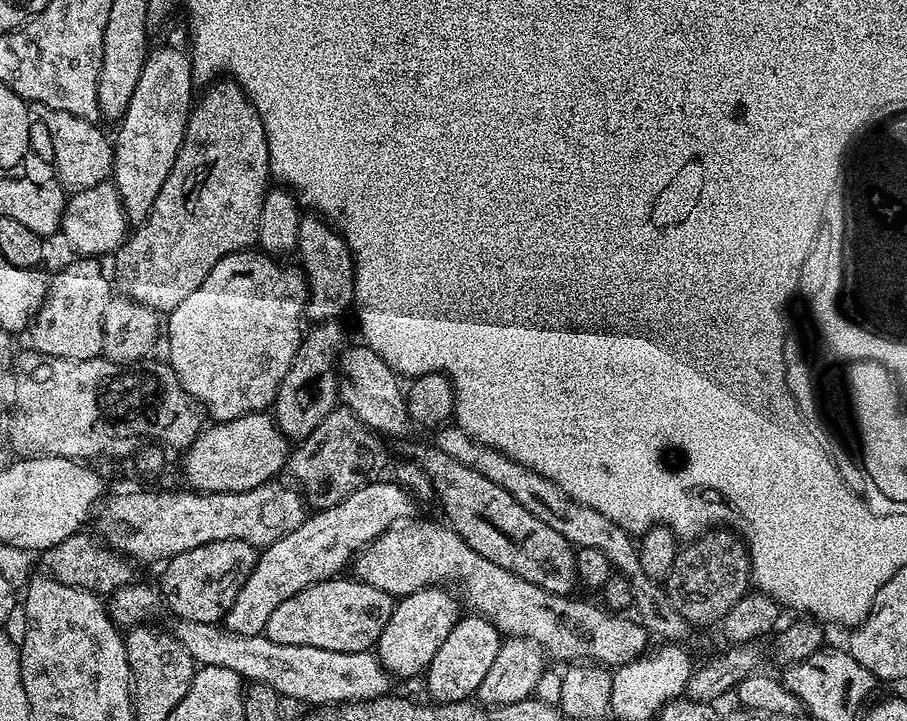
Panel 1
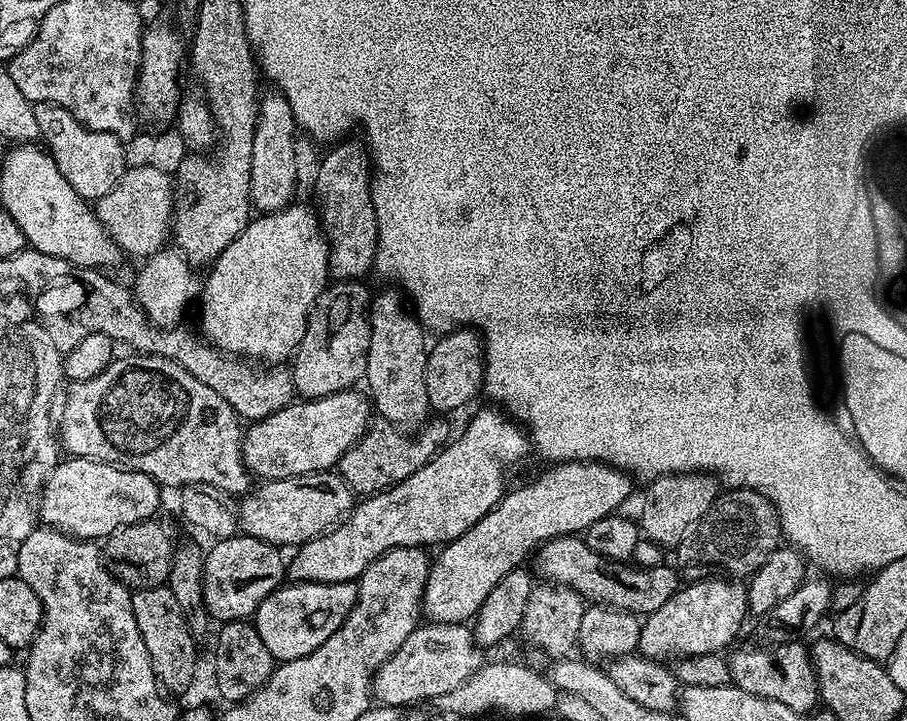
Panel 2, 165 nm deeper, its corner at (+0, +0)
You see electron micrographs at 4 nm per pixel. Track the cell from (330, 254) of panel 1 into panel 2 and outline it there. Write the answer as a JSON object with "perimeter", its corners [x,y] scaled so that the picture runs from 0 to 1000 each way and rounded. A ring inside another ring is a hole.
{"perimeter":[[[396,193],[367,198],[348,233],[348,283],[362,333],[362,381],[367,390],[397,388],[411,376],[417,347],[417,302],[410,279],[410,223]]]}

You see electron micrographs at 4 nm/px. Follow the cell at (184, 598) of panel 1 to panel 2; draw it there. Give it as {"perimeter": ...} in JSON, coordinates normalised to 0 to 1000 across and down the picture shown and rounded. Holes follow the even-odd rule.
{"perimeter":[[[261,741],[248,749],[238,749],[235,760],[228,761],[225,773],[225,840],[230,856],[238,863],[252,860],[273,860],[281,856],[282,842],[315,804],[315,777],[309,773],[310,761],[303,755],[294,755],[279,743]]]}

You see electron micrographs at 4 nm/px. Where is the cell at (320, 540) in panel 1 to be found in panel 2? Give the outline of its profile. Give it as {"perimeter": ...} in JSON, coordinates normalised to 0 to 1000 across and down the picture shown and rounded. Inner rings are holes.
{"perimeter":[[[542,563],[537,564],[513,591],[512,605],[505,606],[504,610],[502,606],[491,616],[470,646],[456,652],[452,663],[432,677],[427,677],[423,682],[411,682],[409,688],[400,689],[374,727],[330,756],[323,764],[326,767],[323,768],[322,777],[320,771],[316,778],[316,803],[336,810],[363,810],[383,804],[393,807],[423,766],[436,760],[467,760],[473,757],[472,755],[488,757],[494,750],[514,741],[514,735],[518,735],[523,724],[530,721],[556,689],[558,681],[556,644],[569,644],[584,627],[581,598],[559,571]]]}

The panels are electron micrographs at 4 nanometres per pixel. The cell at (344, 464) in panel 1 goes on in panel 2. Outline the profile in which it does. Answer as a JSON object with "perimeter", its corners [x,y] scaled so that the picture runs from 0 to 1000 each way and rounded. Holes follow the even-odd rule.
{"perimeter":[[[415,580],[406,589],[395,614],[381,630],[377,630],[373,657],[383,669],[389,684],[398,689],[409,688],[411,682],[423,682],[437,671],[442,671],[456,652],[470,646],[473,638],[495,614],[493,581],[473,581],[458,602],[451,603],[431,588],[428,583]]]}

